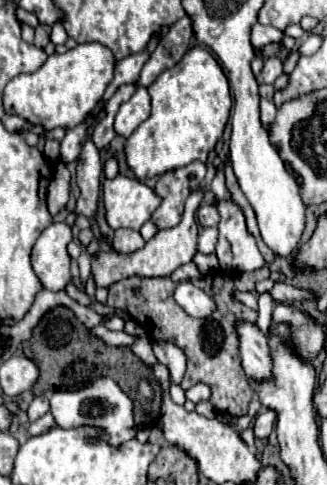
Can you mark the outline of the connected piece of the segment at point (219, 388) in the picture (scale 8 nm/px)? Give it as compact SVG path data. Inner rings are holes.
M262 266L260 270L254 272L240 272L240 274L206 274L202 278L196 278L194 284L200 286L204 292L212 294L216 302L216 312L212 314L212 320L196 320L188 316L172 298L176 282L170 278L140 278L140 276L130 276L114 282L108 290L108 300L106 306L118 308L126 314L130 314L150 338L154 340L166 340L176 346L180 346L188 358L188 370L182 380L182 388L188 390L190 386L204 382L210 386L212 396L210 402L214 404L216 412L220 414L230 414L230 416L242 416L248 412L248 404L254 396L252 386L242 370L240 364L240 338L236 332L236 326L240 322L250 322L254 324L258 318L258 312L250 310L242 302L234 298L234 292L250 292L254 290L254 284L258 280L270 278L268 266ZM132 286L138 286L138 294L132 294Z

